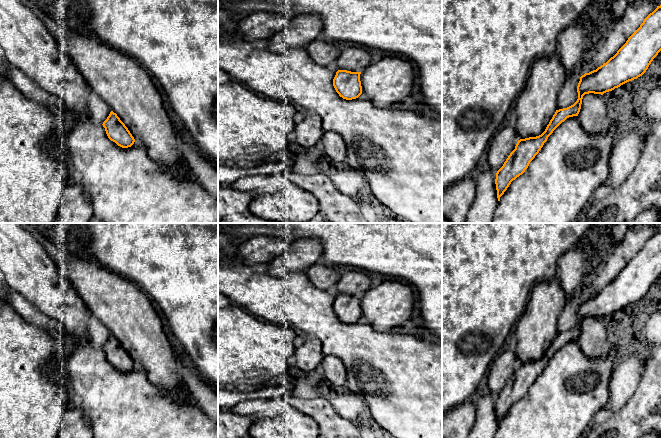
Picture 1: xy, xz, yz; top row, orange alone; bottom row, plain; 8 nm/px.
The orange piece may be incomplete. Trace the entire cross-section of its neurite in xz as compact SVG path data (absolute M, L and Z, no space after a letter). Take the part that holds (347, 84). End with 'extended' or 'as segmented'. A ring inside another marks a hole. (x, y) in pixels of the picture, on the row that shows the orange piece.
M338 70L333 79L333 86L340 97L346 100L358 98L362 94L361 72Z; as segmented

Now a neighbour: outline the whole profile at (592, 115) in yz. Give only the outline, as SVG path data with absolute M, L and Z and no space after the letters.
M594 93L585 94L577 117L585 132L588 134L601 133L604 122L607 120L603 95Z

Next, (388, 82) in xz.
M398 55L389 56L380 60L374 60L360 74L362 94L376 107L388 108L401 106L411 99L411 93L417 85L417 74L412 61L404 59Z

